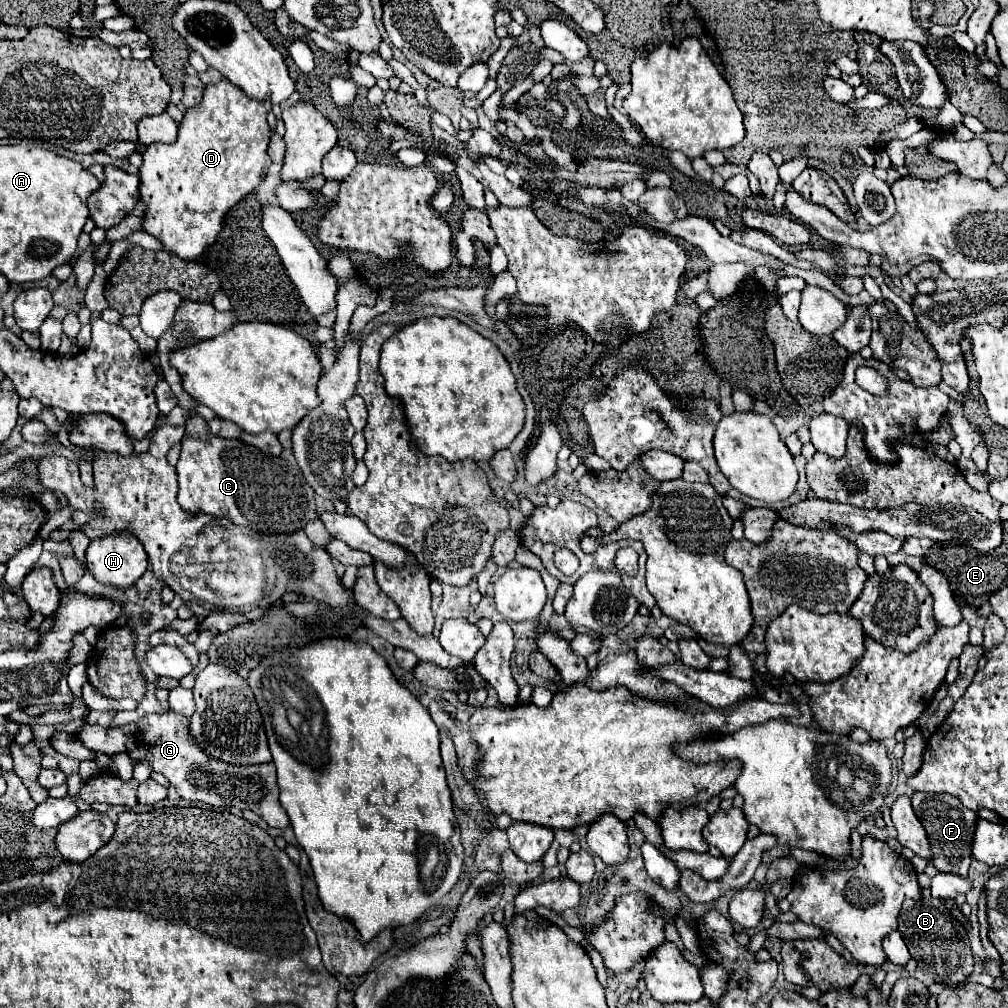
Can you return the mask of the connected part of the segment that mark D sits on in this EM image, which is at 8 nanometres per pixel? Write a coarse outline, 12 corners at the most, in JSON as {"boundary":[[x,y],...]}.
{"boundary":[[206,85],[140,167],[142,231],[198,259],[270,167],[270,101]]}

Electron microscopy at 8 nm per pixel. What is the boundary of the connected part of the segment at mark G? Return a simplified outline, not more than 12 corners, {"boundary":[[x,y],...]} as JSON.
{"boundary":[[188,719],[84,725],[74,735],[106,755],[148,759],[182,799],[290,825],[274,763],[208,761]]}

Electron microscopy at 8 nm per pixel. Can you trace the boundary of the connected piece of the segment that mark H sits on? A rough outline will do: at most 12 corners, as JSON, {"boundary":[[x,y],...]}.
{"boundary":[[130,533],[88,545],[86,565],[98,583],[128,589],[148,557]]}

